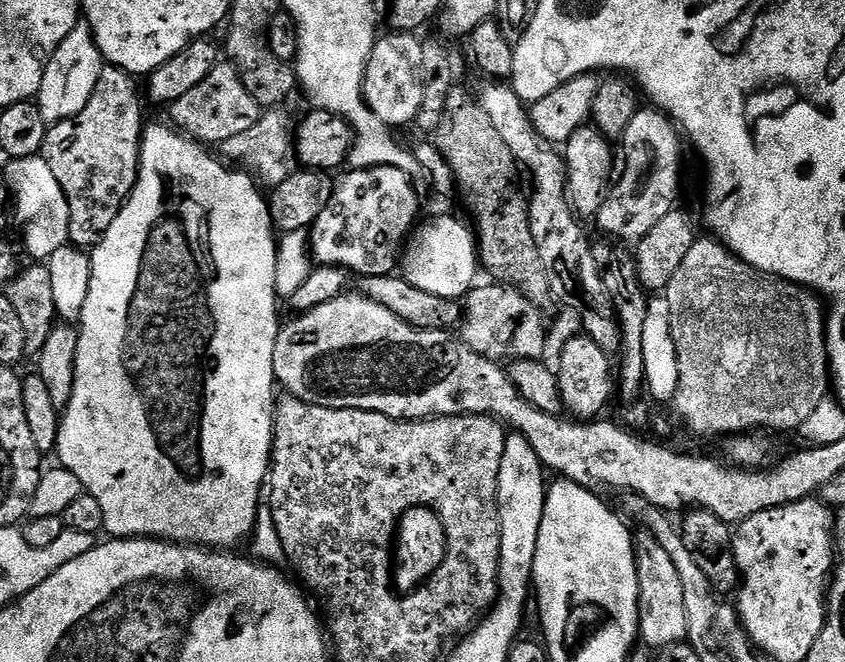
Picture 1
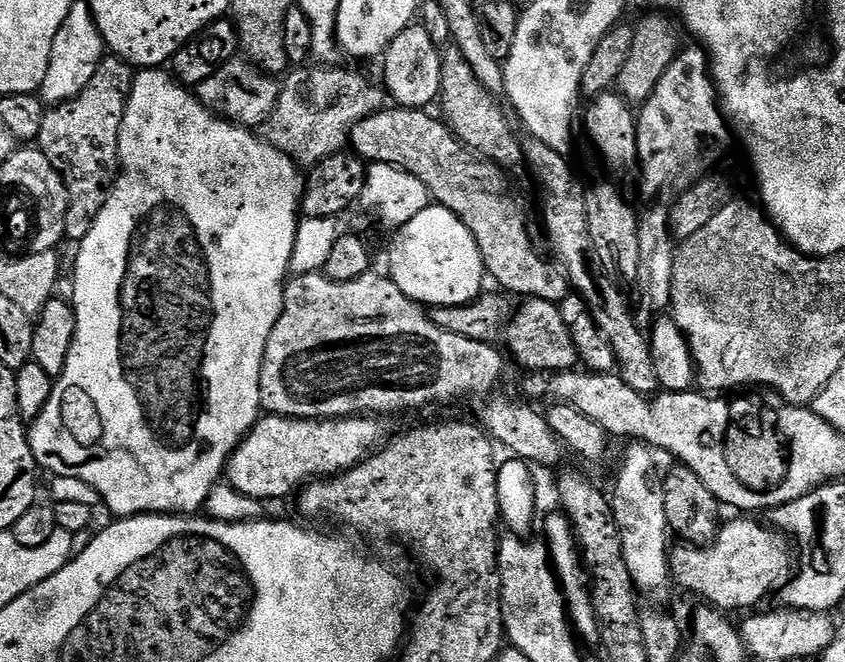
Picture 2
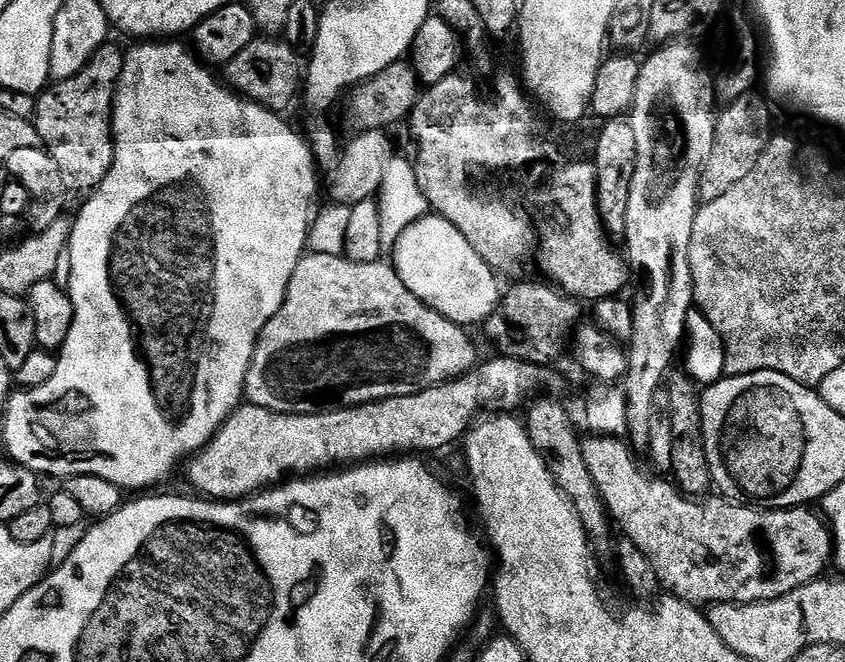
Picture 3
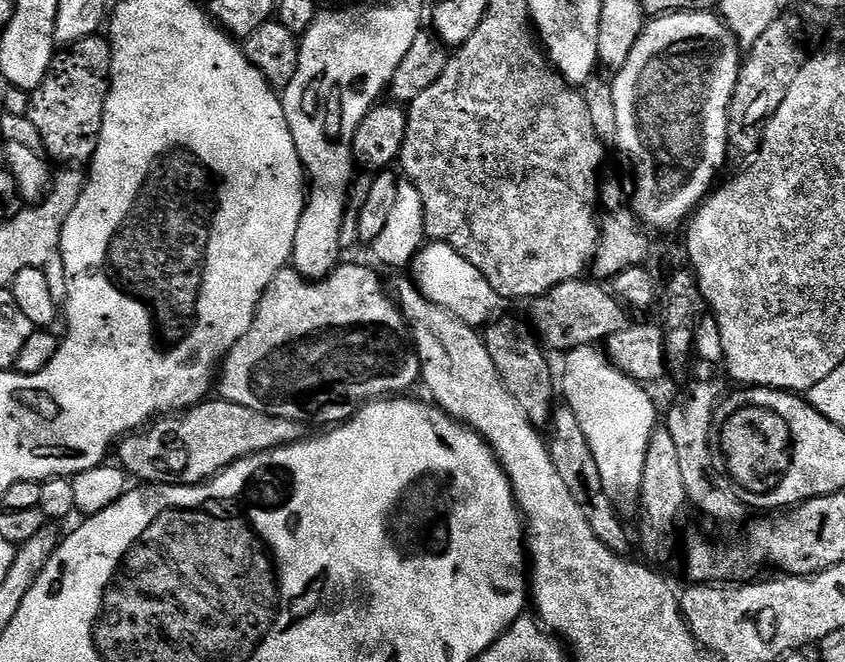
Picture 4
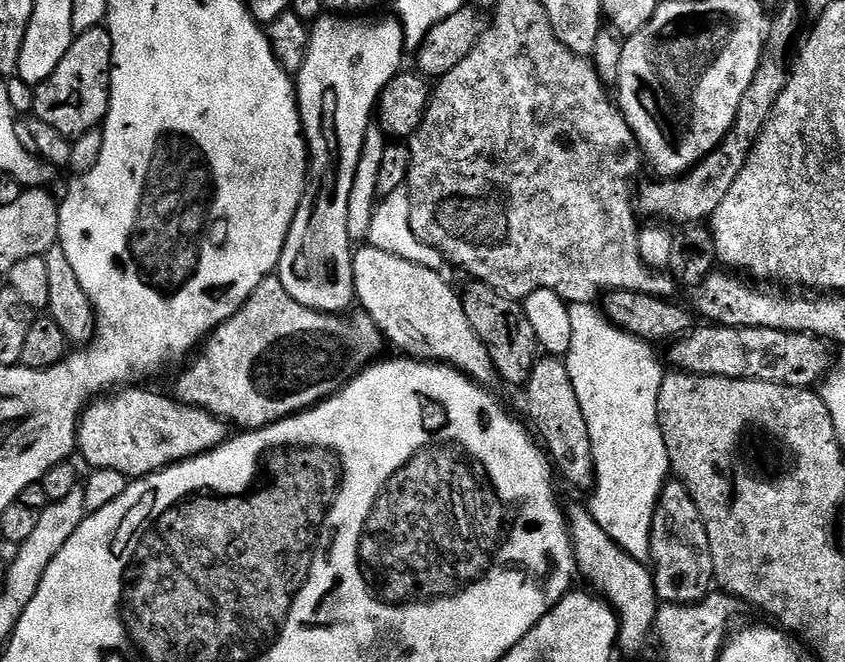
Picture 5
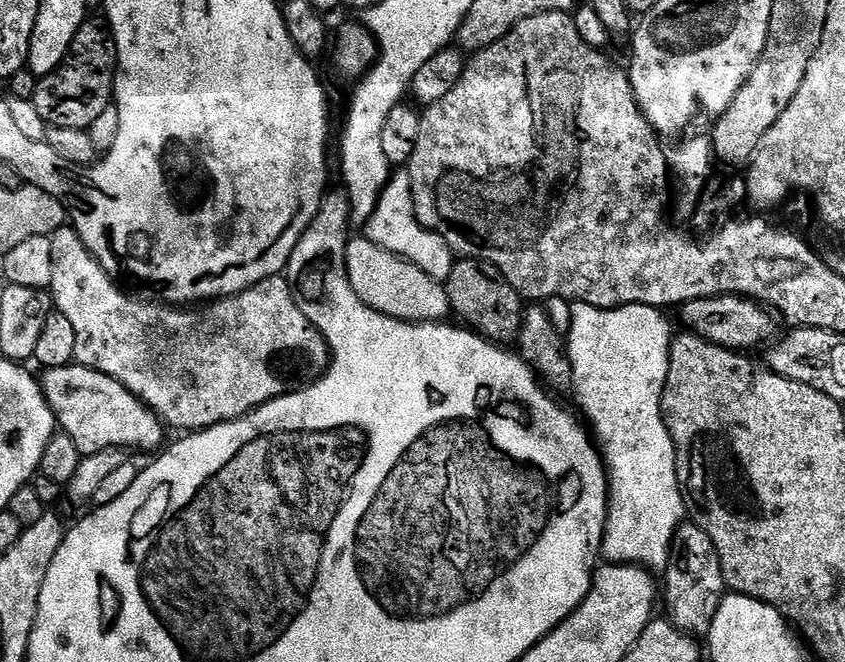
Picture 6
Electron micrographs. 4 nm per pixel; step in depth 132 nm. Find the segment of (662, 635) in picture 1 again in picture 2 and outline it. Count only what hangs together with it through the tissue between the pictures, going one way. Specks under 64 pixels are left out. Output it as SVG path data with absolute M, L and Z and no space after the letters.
M632 442L629 445L624 452L624 465L616 476L616 493L610 496L612 509L622 538L626 566L630 566L630 578L634 578L637 589L645 597L664 596L668 587L673 587L674 581L662 468L656 465L657 453L649 445L643 442Z

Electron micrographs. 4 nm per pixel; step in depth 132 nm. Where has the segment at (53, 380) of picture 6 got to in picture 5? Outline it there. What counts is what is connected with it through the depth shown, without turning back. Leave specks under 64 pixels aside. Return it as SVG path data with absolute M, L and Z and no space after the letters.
M124 386L111 394L105 394L99 398L93 399L88 407L80 414L80 427L76 430L76 443L78 445L79 455L84 455L84 460L89 465L89 469L95 470L118 470L118 474L129 478L143 478L153 476L156 472L161 472L164 468L169 468L172 464L181 464L183 460L192 460L195 456L200 456L203 452L213 452L214 449L225 440L229 439L230 428L220 417L215 416L212 412L207 412L201 408L195 408L192 404L184 404L182 401L173 398L171 395L163 396L160 392L147 392L144 386Z

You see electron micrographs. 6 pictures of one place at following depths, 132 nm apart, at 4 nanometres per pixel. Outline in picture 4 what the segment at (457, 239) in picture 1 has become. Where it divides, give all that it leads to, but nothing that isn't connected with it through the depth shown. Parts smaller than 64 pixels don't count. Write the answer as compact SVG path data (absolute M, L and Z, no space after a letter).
M433 241L425 245L417 257L417 264L419 270L416 282L428 300L454 313L460 320L475 328L487 325L497 315L495 312L502 303L498 291L474 264L451 244Z

